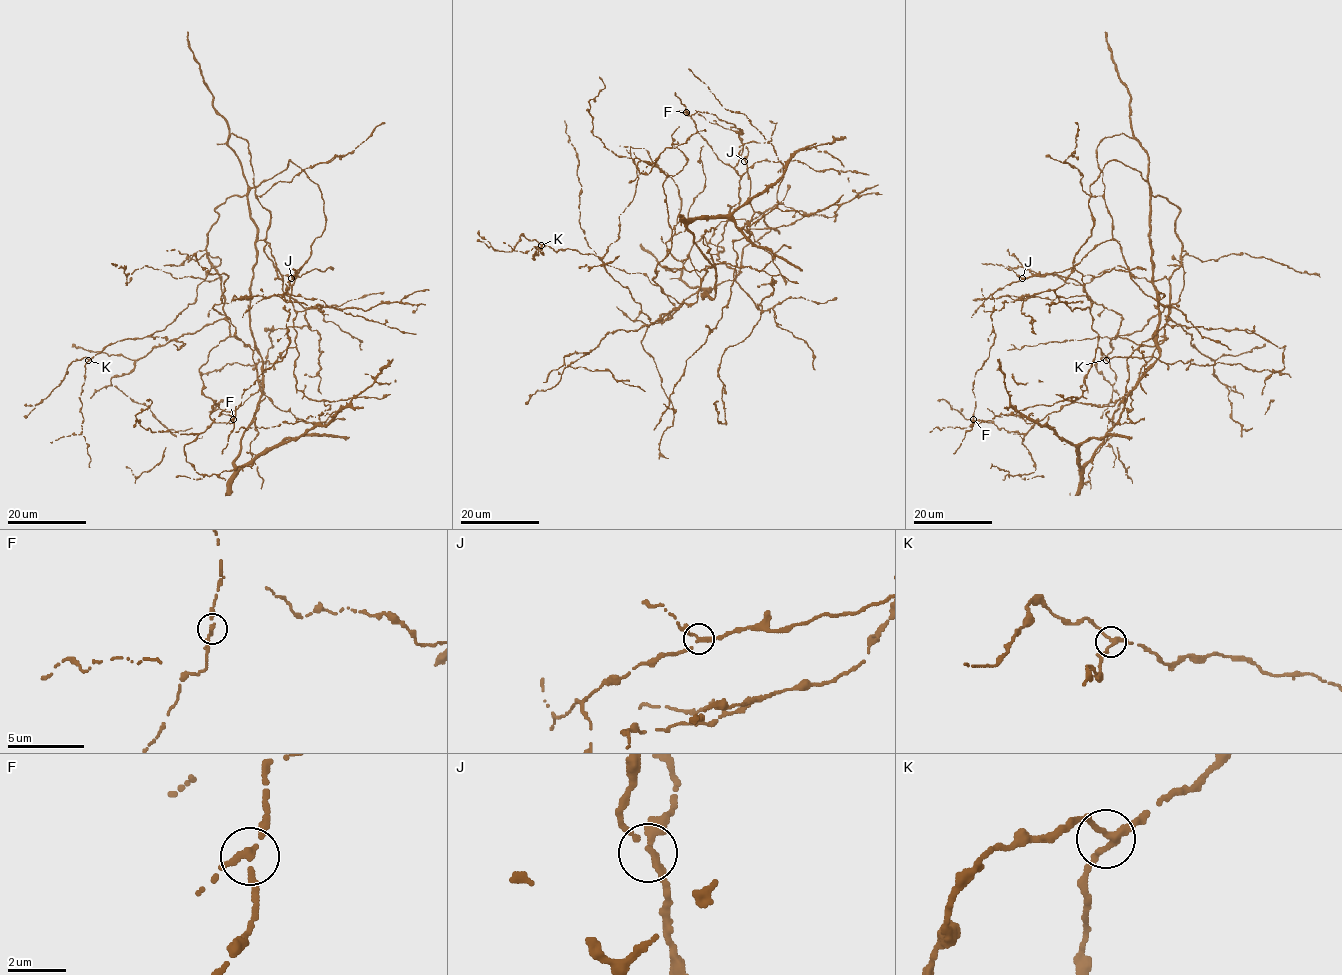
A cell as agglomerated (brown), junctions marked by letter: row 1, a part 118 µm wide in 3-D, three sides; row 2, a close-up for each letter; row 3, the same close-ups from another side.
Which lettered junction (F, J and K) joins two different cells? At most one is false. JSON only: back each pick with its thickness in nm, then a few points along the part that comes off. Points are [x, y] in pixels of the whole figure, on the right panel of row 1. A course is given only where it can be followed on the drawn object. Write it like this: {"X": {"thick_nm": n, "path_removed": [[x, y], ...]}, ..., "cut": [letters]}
{"F": {"thick_nm": 200, "path_removed": [[973, 419], [971, 429], [965, 433], [953, 453]]}, "cut": ["F"]}

